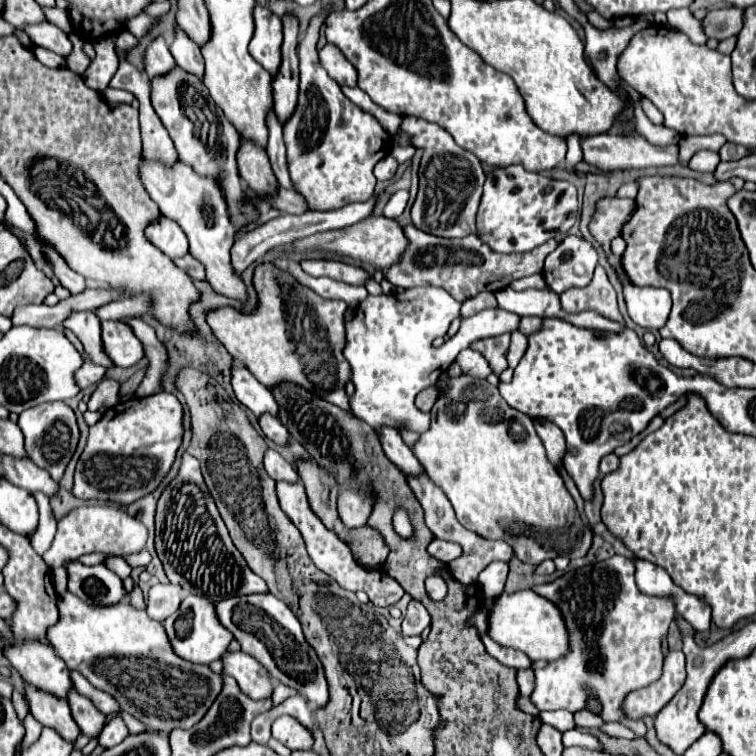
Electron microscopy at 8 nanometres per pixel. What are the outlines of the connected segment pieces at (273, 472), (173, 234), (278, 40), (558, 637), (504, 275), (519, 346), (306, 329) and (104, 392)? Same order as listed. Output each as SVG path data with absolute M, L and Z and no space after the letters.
M268 450L266 452L266 458L264 458L264 466L266 466L266 472L270 474L270 478L274 478L276 482L278 480L284 480L284 482L290 482L290 484L298 484L300 480L300 474L296 470L294 464L286 462L278 452L274 450Z
M160 218L158 222L146 228L146 238L160 248L168 258L182 258L188 254L188 242L182 228L168 218Z
M256 6L254 24L256 30L250 42L250 54L270 76L276 76L282 60L282 20L268 8Z
M534 590L506 594L496 598L496 604L488 616L488 632L492 640L502 646L512 646L522 650L530 660L560 660L570 652L570 638L566 630L566 620L558 606L548 598L536 594Z
M414 224L406 226L406 236L410 238L410 250L402 256L402 262L394 266L394 270L386 272L386 280L400 288L416 288L416 286L440 286L458 302L464 302L476 296L482 290L502 290L512 280L532 276L542 272L544 258L558 246L556 240L550 240L526 254L498 254L492 252L482 240L474 234L464 238L438 238L418 230Z
M518 330L511 334L510 346L507 353L508 366L515 369L527 349L527 337Z
M258 264L254 272L254 288L260 298L260 306L254 314L240 314L234 308L220 308L208 314L208 324L214 330L214 336L226 346L234 360L246 364L246 368L262 382L266 388L276 388L282 382L292 382L302 386L304 390L318 390L312 392L326 402L350 412L350 400L344 390L346 382L350 380L350 364L344 358L346 334L344 334L344 312L346 304L342 300L324 300L318 298L314 302L314 292L306 286L298 286L286 272L278 270L274 264Z
M105 378L98 383L96 390L87 403L90 411L97 411L102 406L112 408L119 403L120 384L115 380Z

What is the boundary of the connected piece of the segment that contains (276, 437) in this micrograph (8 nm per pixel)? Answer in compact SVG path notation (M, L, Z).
M266 414L266 418L260 418L260 428L266 434L266 438L274 440L280 446L290 444L290 432L286 430L286 426L282 426L282 422L278 418L270 418L270 414Z

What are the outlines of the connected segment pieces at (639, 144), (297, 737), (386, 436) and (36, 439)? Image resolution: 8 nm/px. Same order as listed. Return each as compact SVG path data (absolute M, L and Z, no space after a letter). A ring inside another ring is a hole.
M602 134L582 138L584 160L590 166L602 170L642 170L642 168L658 168L658 166L672 166L678 164L678 148L676 146L654 146L640 134Z
M280 716L274 720L272 736L286 744L290 750L310 750L314 744L312 732L306 726L294 722L290 716Z
M382 430L380 442L382 442L382 448L384 448L388 460L392 460L406 476L418 478L424 474L424 466L414 456L414 452L402 442L402 438L396 430Z
M46 402L46 404L34 406L26 412L22 412L18 418L18 426L26 440L28 458L36 466L42 466L56 482L60 482L60 478L78 446L78 438L80 438L74 410L64 402Z

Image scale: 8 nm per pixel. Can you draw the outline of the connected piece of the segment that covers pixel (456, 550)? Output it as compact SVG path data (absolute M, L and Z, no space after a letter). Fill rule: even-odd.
M435 538L427 548L428 553L434 558L448 564L462 554L462 548L452 542Z

